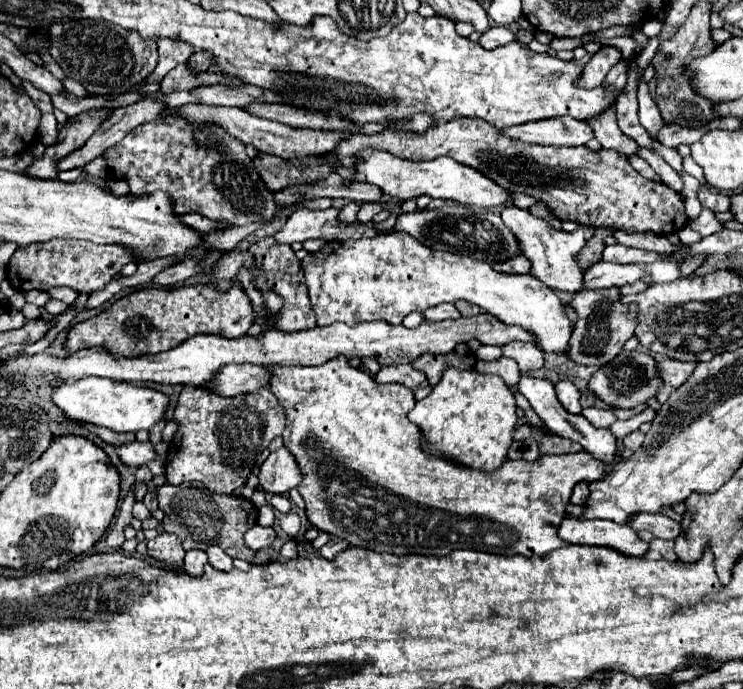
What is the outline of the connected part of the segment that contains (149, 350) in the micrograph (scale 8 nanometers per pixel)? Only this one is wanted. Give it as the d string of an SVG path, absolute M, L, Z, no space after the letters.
M234 282L234 286L230 286L226 292L220 292L212 284L180 286L180 288L174 288L174 290L142 288L142 290L136 290L128 296L116 300L110 308L102 310L98 316L88 318L88 320L78 322L76 326L72 326L72 330L68 332L66 346L68 346L70 352L90 348L90 346L104 346L106 350L110 350L116 356L158 354L158 352L164 352L164 350L170 350L170 348L178 346L180 342L184 342L186 338L194 336L194 334L220 334L220 336L226 336L226 338L238 338L238 336L244 336L252 324L254 324L252 304L250 304L250 298L246 296L246 292L242 290L240 282Z

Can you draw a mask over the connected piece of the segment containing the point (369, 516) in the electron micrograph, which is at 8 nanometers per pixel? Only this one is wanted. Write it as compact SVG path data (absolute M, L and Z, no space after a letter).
M334 358L326 364L320 366L292 366L292 368L284 368L284 366L270 366L272 372L272 380L270 380L270 390L274 392L274 396L278 398L280 406L286 412L286 428L282 432L282 440L284 440L284 448L288 448L292 452L292 456L296 458L300 470L302 470L302 482L298 484L298 492L306 502L306 516L308 520L322 532L328 532L332 536L338 536L342 540L346 540L352 546L358 548L370 548L374 552L388 552L394 556L406 556L406 554L428 554L428 556L446 556L456 548L466 548L466 550L482 550L482 552L490 552L490 554L504 554L504 556L512 556L514 552L522 554L522 556L532 556L532 554L542 554L546 552L546 548L560 548L564 546L564 542L558 538L556 528L560 526L562 518L566 516L566 506L570 502L570 494L574 484L586 480L600 480L602 472L604 472L604 464L594 460L590 454L586 452L576 452L576 454L560 454L560 456L540 456L534 462L528 460L506 460L498 470L486 472L486 470L476 470L476 468L468 468L456 462L450 462L438 454L430 454L424 444L424 436L420 432L420 428L416 424L412 424L408 420L408 412L416 406L414 400L414 392L402 384L378 384L368 372L356 370L348 364L346 358Z

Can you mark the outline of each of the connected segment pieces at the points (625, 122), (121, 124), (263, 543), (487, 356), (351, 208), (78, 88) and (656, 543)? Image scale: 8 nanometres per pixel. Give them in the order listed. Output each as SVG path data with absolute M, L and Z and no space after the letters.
M636 56L624 58L622 60L628 68L628 82L626 86L620 90L618 98L616 98L616 114L618 114L618 126L620 130L634 138L638 142L638 146L644 148L652 148L652 138L648 136L648 132L644 130L644 126L638 120L638 84L642 80L642 74L638 72L638 64L636 64Z
M144 98L132 106L116 108L114 114L98 128L94 138L90 138L82 148L74 150L74 154L68 154L66 158L62 158L62 162L58 162L58 172L84 166L86 162L102 156L110 146L120 142L130 130L158 118L164 108L166 104L150 98Z
M256 524L256 526L252 526L252 528L244 534L246 546L248 546L250 550L254 550L254 552L258 552L260 548L270 546L274 540L276 540L276 532L274 532L274 528L270 528L270 526L260 526L260 524Z
M481 345L475 352L477 359L492 361L502 356L502 348L499 346Z
M350 202L348 206L344 206L344 208L340 210L338 220L340 220L342 224L354 224L354 222L356 222L356 212L358 212L358 204Z
M66 78L63 80L64 89L68 93L73 93L77 98L84 98L88 92L85 88L76 80L72 78Z
M654 538L650 542L650 550L644 554L648 560L676 560L678 556L674 554L674 540L660 540Z

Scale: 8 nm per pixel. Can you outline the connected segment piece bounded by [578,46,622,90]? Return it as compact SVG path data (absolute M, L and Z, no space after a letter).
M604 46L600 52L596 52L592 58L590 58L590 62L584 66L584 70L582 70L582 74L580 74L580 78L578 78L578 86L582 86L582 88L598 88L602 82L604 82L604 78L606 78L606 74L610 72L610 68L618 62L622 58L622 54L620 54L620 50L618 48L614 48L614 46Z

